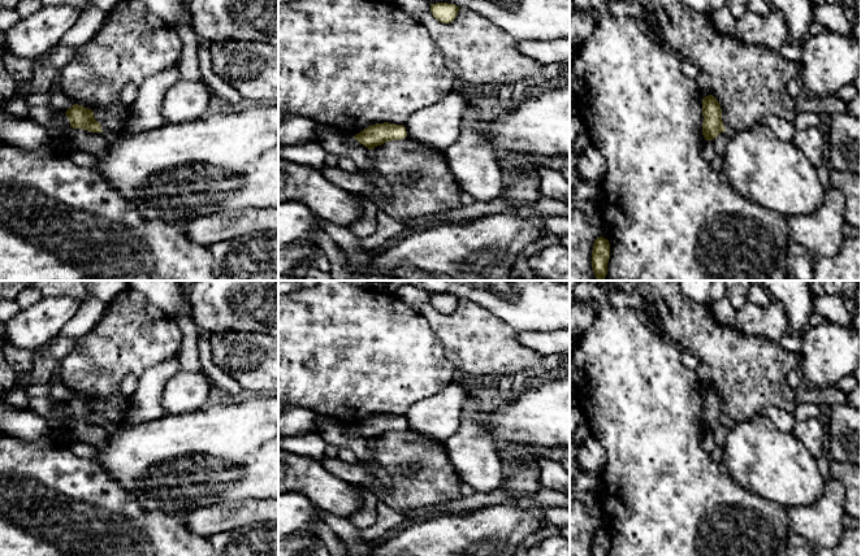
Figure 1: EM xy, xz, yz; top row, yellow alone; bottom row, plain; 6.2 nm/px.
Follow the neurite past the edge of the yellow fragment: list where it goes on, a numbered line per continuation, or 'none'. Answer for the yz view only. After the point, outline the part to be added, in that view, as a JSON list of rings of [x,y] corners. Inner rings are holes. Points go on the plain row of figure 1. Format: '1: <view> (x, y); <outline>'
none

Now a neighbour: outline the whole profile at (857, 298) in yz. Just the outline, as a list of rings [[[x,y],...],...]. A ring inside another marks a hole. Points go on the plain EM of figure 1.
[[[861,287],[857,288],[856,295],[852,300],[856,304],[856,314],[853,318],[853,323],[861,335]]]

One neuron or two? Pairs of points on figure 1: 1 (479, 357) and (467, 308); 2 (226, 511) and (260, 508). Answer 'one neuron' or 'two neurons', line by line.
1: one neuron
2: one neuron

